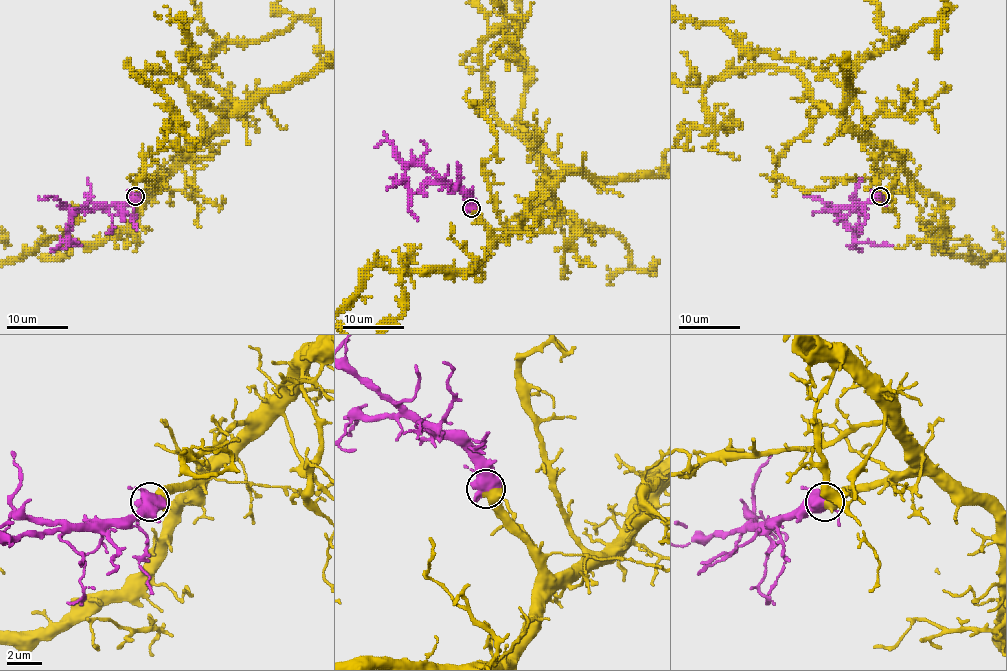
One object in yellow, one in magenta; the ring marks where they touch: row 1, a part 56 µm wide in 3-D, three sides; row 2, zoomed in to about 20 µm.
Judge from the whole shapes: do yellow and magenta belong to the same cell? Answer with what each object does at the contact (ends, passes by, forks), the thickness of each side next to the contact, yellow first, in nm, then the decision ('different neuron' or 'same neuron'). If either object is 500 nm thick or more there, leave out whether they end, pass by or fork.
calibres 650 and 480 nm; same neuron

